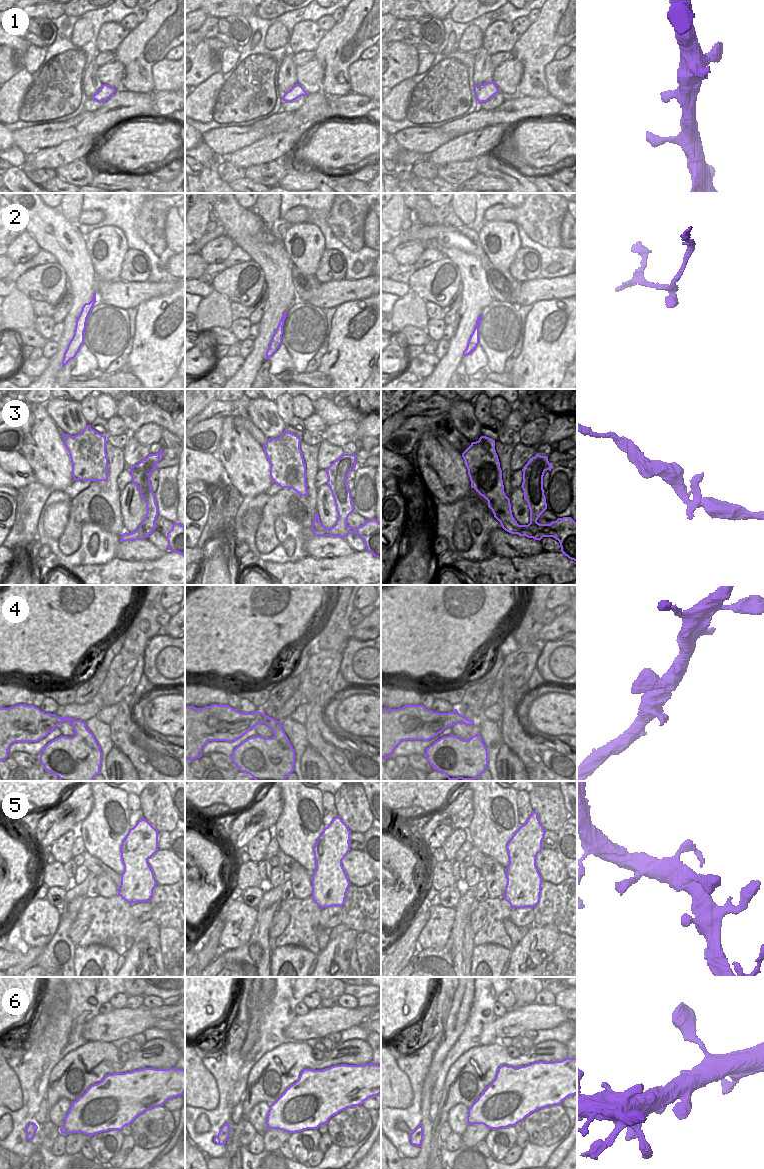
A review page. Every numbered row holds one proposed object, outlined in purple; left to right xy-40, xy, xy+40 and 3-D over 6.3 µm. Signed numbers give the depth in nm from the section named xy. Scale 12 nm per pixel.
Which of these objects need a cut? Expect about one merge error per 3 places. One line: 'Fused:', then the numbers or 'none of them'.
Fused: none of them

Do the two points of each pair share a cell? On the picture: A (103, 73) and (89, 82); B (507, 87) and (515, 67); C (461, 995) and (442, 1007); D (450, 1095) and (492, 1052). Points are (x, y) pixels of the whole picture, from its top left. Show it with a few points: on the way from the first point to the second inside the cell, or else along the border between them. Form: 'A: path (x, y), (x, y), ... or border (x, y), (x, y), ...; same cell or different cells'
A: border (98, 67), (97, 74), (102, 84); different cells
B: path (507, 82), (507, 76), (510, 72); same cell
C: border (456, 987), (445, 1024); different cells
D: path (453, 1080), (464, 1064), (477, 1064); same cell

